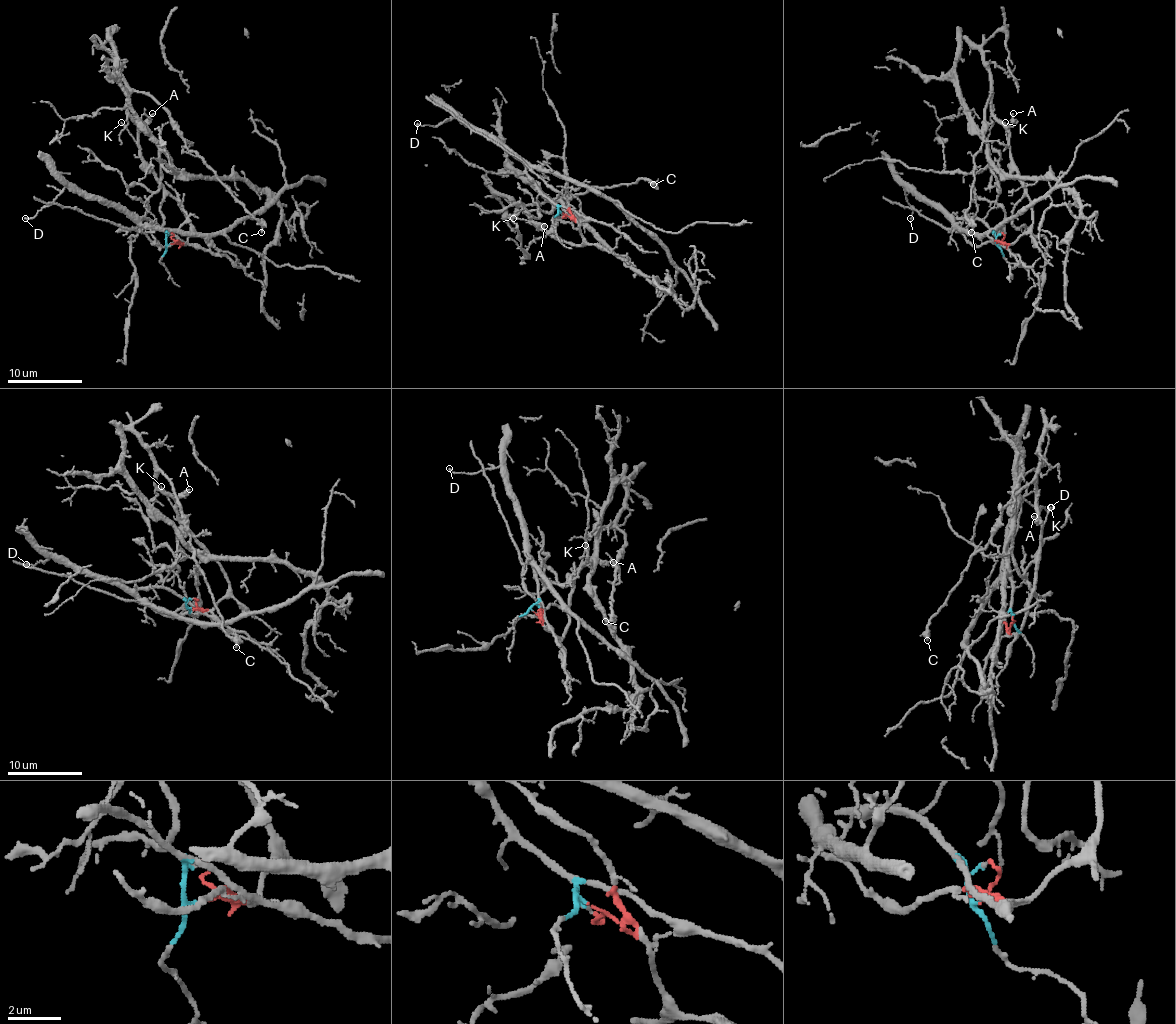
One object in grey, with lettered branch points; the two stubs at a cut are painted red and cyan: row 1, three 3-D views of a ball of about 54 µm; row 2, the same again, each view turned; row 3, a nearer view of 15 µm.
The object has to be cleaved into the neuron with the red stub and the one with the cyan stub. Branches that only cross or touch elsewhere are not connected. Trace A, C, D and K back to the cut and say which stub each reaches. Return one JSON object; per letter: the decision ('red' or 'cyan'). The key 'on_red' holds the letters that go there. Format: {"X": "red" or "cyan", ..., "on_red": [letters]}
{"A": "red", "C": "red", "D": "cyan", "K": "red", "on_red": ["A", "C", "K"]}

